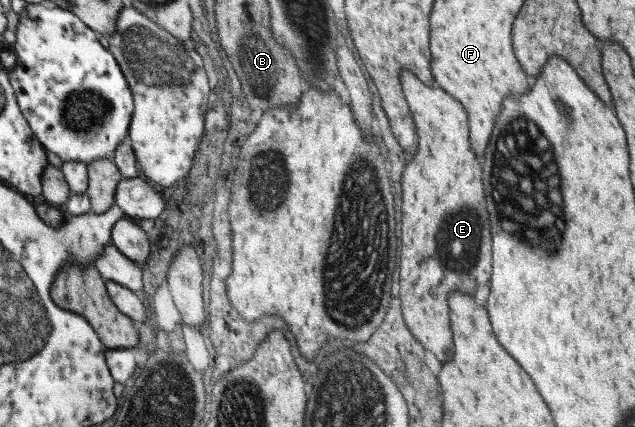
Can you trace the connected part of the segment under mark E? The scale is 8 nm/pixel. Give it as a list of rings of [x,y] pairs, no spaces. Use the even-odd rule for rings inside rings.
[[[410,71],[400,72],[399,83],[401,85],[404,99],[406,100],[411,118],[415,125],[415,132],[417,133],[417,150],[414,155],[410,155],[408,162],[405,164],[402,172],[402,223],[400,223],[400,303],[402,303],[402,317],[408,331],[418,340],[418,343],[423,349],[428,349],[430,353],[434,353],[434,357],[444,363],[444,361],[450,361],[452,359],[452,353],[454,353],[454,347],[452,347],[451,329],[449,326],[449,311],[446,299],[450,291],[460,291],[460,293],[474,293],[478,289],[478,285],[484,285],[488,283],[488,277],[490,277],[490,233],[488,233],[488,213],[486,213],[486,205],[484,205],[484,193],[482,193],[482,183],[480,183],[480,165],[478,161],[474,159],[474,153],[470,151],[470,145],[468,145],[468,127],[466,127],[466,113],[464,109],[460,107],[460,103],[448,99],[448,95],[438,89],[438,87],[426,87],[422,85]],[[430,257],[434,259],[432,265],[436,265],[436,273],[440,271],[442,279],[436,277],[436,285],[430,281]]]

